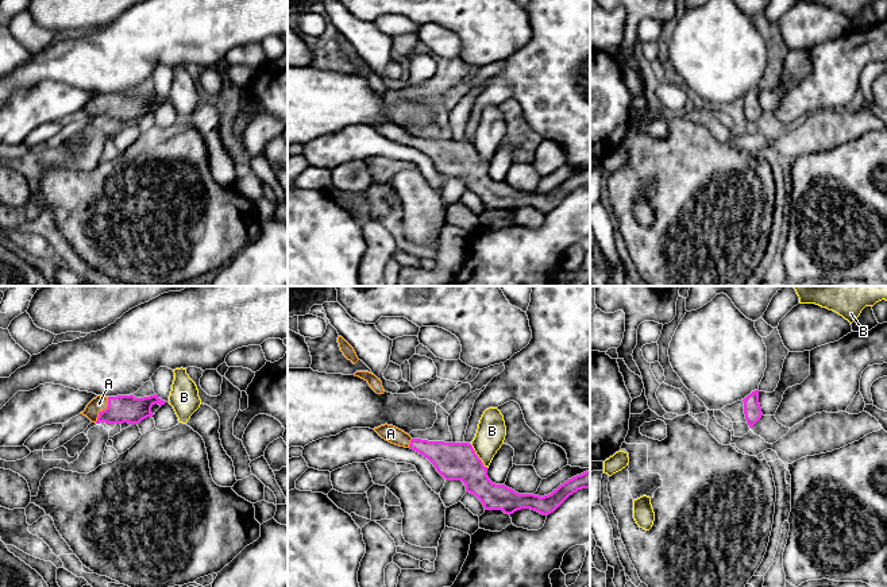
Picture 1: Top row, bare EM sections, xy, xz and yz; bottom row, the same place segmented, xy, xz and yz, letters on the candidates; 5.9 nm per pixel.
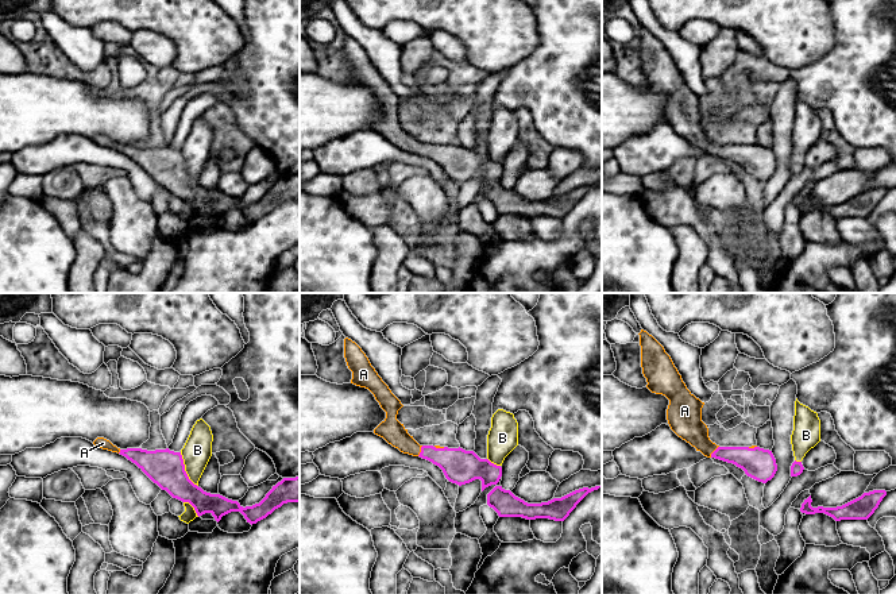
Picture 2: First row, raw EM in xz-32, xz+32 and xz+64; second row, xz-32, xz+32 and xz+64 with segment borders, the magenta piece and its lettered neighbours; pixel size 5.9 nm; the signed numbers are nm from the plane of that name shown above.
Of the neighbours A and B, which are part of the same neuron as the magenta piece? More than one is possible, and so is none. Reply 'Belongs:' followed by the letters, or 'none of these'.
Belongs: A

